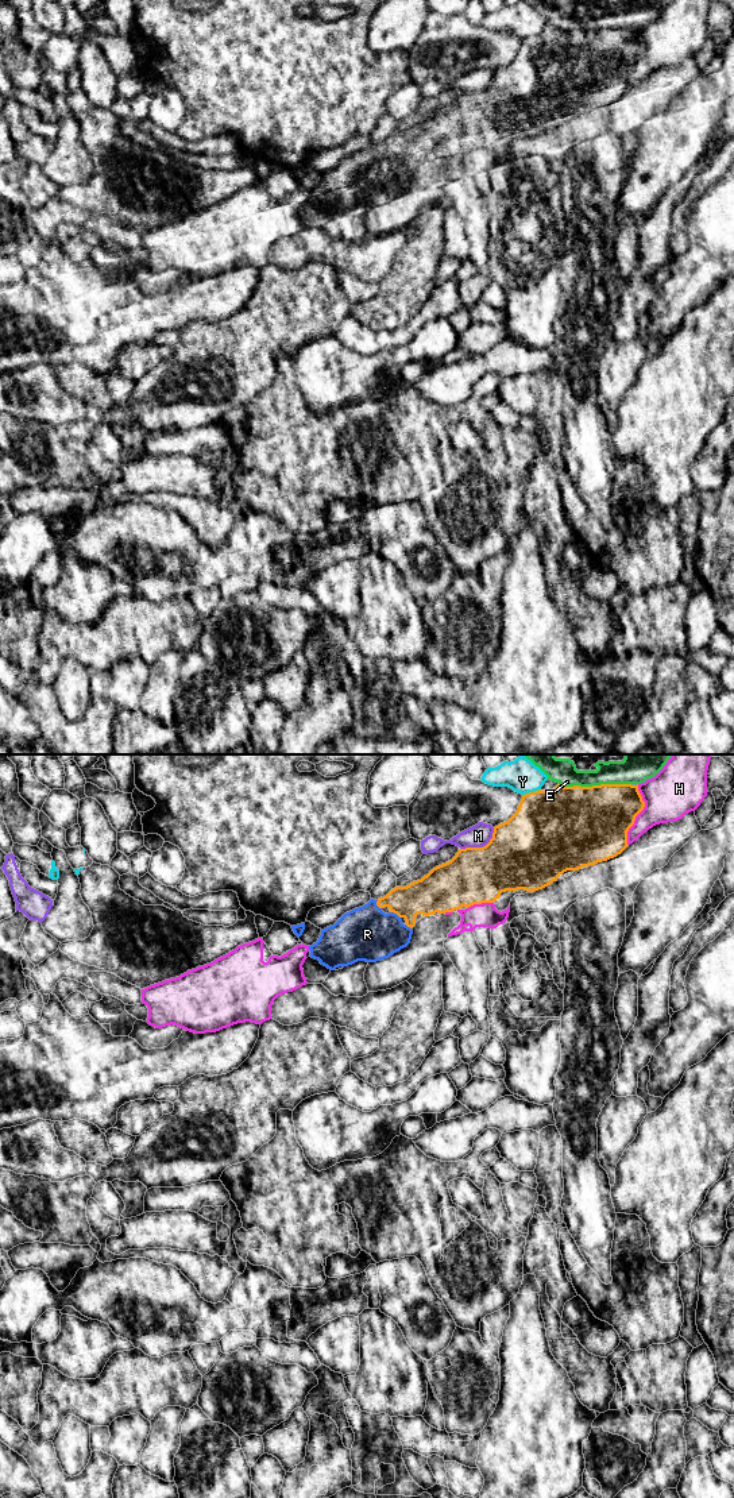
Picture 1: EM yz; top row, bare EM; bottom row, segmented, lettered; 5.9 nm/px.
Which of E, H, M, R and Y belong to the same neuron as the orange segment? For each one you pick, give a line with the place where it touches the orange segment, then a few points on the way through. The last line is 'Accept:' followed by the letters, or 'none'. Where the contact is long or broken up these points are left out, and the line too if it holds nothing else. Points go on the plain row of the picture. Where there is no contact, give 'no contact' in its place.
R: contact yz (396, 157); way yz (432, 138), (406, 146), (396, 157), (374, 178), (367, 178)
Accept: R

